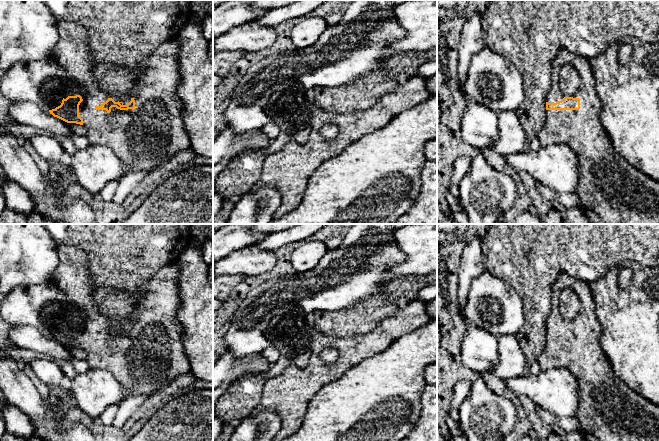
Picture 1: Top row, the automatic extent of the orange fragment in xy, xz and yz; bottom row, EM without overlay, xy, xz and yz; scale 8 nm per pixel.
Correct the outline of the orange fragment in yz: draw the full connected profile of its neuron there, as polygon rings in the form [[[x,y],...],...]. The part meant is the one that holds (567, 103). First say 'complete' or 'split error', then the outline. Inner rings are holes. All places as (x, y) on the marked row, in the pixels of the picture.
split error | [[[566,49],[558,50],[552,63],[551,87],[545,99],[546,121],[537,138],[541,147],[567,145],[577,155],[579,180],[573,193],[579,197],[579,210],[589,224],[659,224],[659,181],[632,166],[613,146],[601,123],[602,104],[595,89],[589,59]],[[566,64],[572,65],[580,76],[580,85],[572,97],[565,97],[559,88],[560,70]]]

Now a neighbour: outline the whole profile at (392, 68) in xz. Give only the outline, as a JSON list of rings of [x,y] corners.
[[[437,47],[427,51],[396,52],[373,73],[344,86],[315,87],[311,92],[313,102],[317,107],[336,114],[366,110],[408,78],[415,77],[419,67],[429,61],[437,61]]]

